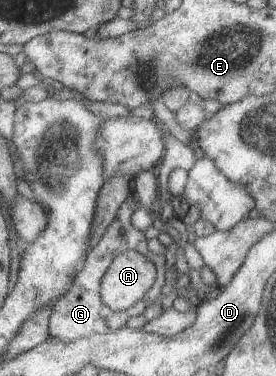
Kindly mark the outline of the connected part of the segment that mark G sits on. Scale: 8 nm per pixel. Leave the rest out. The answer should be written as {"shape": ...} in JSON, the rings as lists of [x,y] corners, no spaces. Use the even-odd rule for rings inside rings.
{"shape":[[[132,192],[125,198],[125,202],[117,209],[115,220],[113,220],[111,226],[105,230],[103,238],[99,239],[99,242],[93,246],[93,250],[87,255],[85,264],[82,265],[82,269],[75,277],[73,286],[71,286],[65,296],[62,296],[56,302],[56,306],[53,306],[53,312],[49,319],[49,335],[51,338],[71,342],[88,335],[111,334],[125,327],[129,318],[139,316],[139,314],[143,313],[147,305],[161,297],[161,290],[163,290],[163,286],[165,286],[168,271],[165,267],[165,255],[154,254],[150,251],[147,247],[148,240],[145,237],[145,231],[139,230],[132,225],[132,216],[135,210],[139,208],[137,204],[139,201],[136,201],[136,199],[137,197],[135,197]],[[127,251],[137,251],[149,258],[156,266],[157,276],[155,284],[147,290],[141,300],[135,302],[135,304],[127,310],[115,311],[103,304],[100,295],[100,284],[103,274],[107,272],[107,268],[112,260],[122,252]]]}

